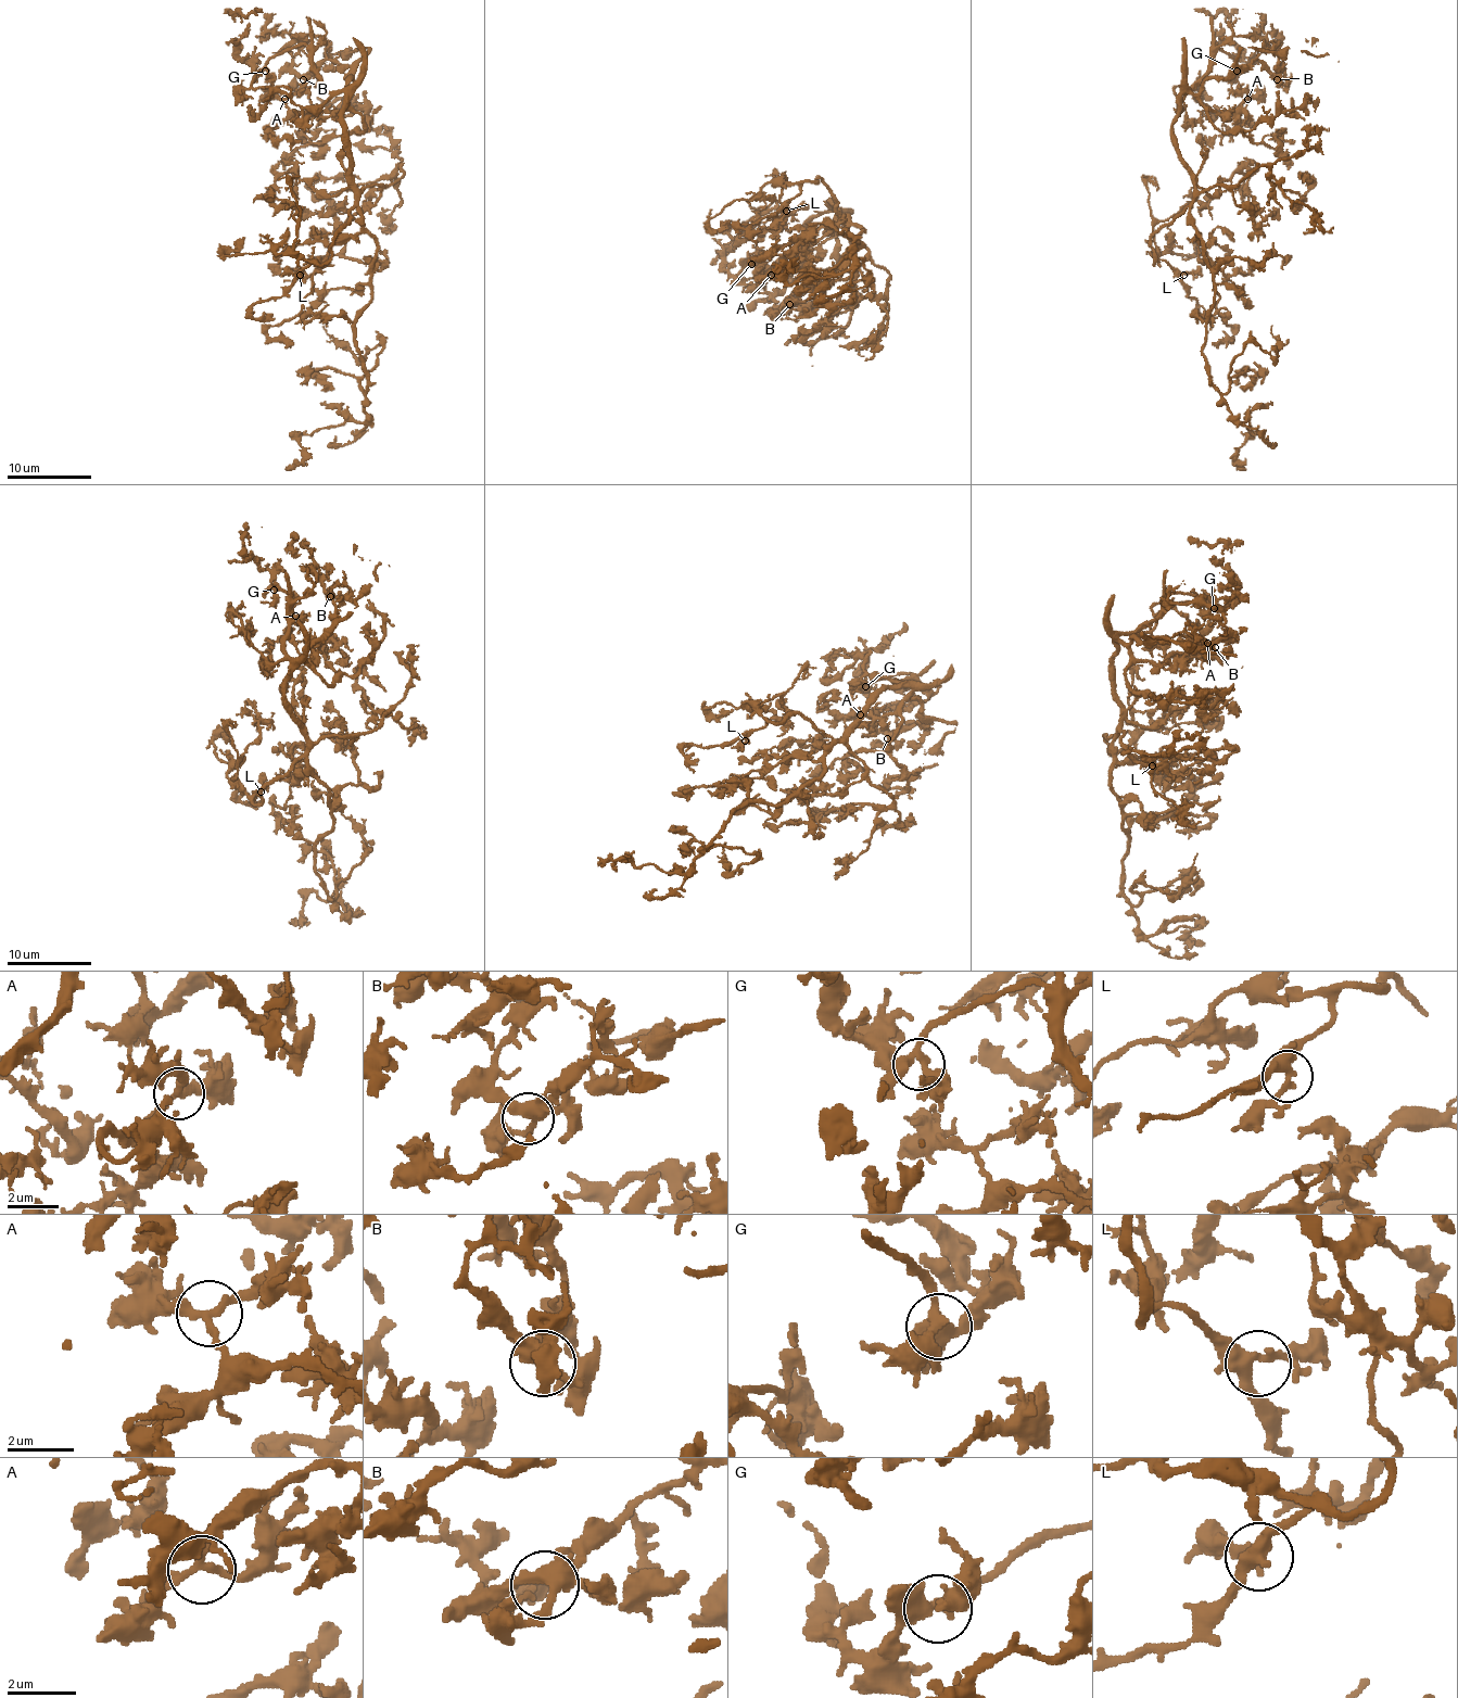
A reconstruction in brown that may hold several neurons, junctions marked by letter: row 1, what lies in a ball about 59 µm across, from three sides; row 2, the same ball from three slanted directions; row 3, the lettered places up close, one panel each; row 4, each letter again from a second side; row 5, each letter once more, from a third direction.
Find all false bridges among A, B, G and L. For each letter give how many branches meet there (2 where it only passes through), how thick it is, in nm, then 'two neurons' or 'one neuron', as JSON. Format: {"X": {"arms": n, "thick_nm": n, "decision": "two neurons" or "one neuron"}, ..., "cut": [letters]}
{"A": {"arms": 3, "thick_nm": 240, "decision": "one neuron"}, "B": {"arms": 4, "thick_nm": 400, "decision": "one neuron"}, "G": {"arms": 4, "thick_nm": 340, "decision": "one neuron"}, "L": {"arms": 3, "thick_nm": 300, "decision": "one neuron"}, "cut": []}

